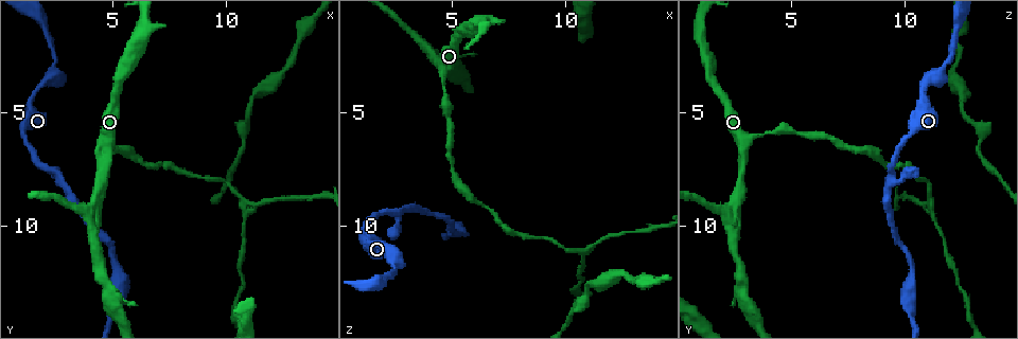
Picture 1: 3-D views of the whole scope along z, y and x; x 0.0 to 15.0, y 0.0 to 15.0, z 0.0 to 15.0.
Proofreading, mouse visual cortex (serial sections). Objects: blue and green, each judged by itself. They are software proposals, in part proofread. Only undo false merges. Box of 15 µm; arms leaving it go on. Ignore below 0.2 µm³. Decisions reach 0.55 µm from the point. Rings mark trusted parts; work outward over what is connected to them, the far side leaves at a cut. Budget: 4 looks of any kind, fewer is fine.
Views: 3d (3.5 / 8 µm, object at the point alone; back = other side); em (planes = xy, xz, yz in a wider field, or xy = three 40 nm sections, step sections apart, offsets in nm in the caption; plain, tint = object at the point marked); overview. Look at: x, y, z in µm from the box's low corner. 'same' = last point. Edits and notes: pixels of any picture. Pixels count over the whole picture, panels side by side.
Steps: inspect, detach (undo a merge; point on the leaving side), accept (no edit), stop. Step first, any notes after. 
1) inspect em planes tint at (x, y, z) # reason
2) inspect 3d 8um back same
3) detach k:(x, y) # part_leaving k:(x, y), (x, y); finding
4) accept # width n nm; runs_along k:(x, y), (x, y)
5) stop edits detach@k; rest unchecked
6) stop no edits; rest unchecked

inspect 3d 3.5um at (3.8, 9.3, 2.2) # three-way junction

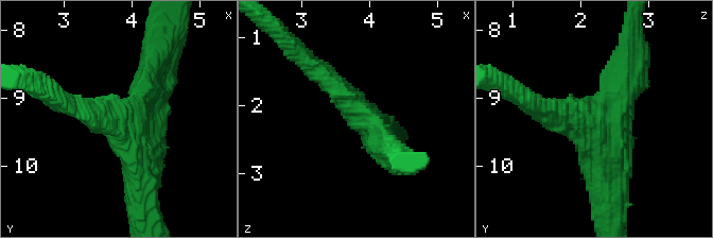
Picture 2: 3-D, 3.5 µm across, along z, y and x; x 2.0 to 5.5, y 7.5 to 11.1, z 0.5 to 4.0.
inspect em xy step 1 tint at (3.85, 9.30, 2.15)

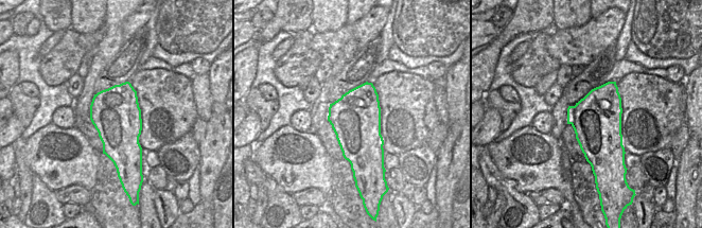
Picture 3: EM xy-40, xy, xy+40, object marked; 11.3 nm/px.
accept # width 600 nm; runs_along 2:(628, 72), (590, 118), (601, 186); all the same cell

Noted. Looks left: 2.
inspect 3d 3.5um back at (10.8, 8.8, 11.2)

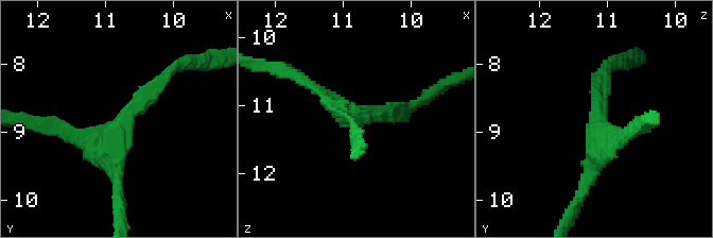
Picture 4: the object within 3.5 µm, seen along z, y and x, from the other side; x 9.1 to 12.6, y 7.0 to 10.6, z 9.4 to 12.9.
inspect em xy step 2 tint at (10.75, 8.85, 11.15) # now the EM

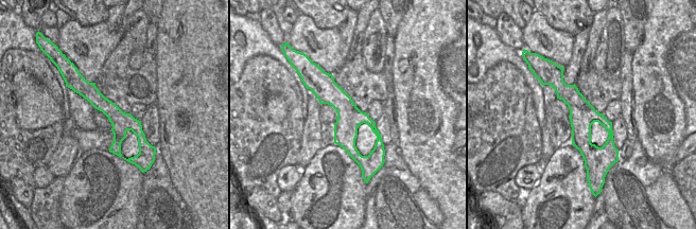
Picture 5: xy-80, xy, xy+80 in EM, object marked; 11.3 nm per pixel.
accept # runs_along 4:(175, 67), (123, 119), (117, 191); continuous, no second cell

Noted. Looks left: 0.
stop no edits; rest unchecked

